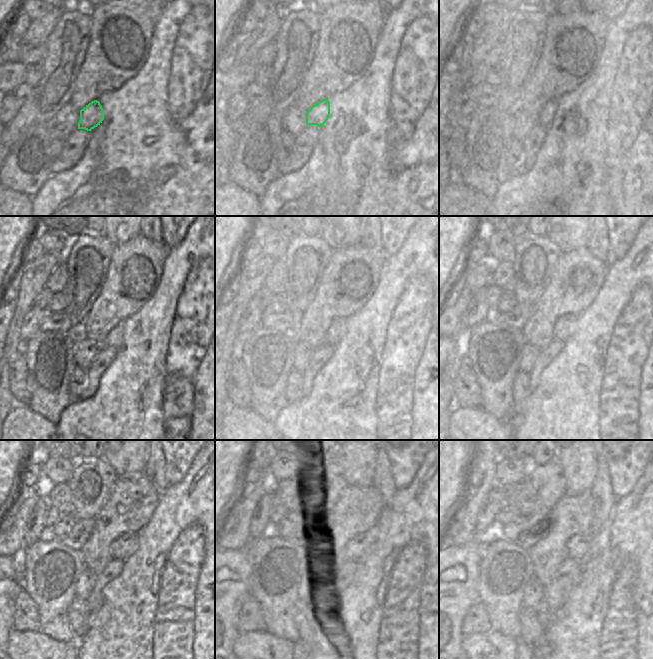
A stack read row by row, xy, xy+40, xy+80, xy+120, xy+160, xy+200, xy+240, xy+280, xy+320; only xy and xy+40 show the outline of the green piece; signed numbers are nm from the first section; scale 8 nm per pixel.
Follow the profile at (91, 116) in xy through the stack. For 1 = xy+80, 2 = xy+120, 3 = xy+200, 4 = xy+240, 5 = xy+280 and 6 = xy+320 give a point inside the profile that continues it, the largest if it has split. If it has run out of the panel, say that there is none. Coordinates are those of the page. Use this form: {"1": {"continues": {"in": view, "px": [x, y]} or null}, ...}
{"1": {"continues": {"in": "xy+80", "px": [547, 113]}}, "2": {"continues": {"in": "xy+120", "px": [114, 338]}}, "3": {"continues": {"in": "xy+200", "px": [565, 325]}}, "4": {"continues": {"in": "xy+240", "px": [124, 546]}}, "5": {"continues": {"in": "xy+280", "px": [350, 547]}}, "6": {"continues": {"in": "xy+320", "px": [578, 546]}}}

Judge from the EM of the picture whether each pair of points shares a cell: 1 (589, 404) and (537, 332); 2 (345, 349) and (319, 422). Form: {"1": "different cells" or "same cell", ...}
{"1": "different cells", "2": "same cell"}

